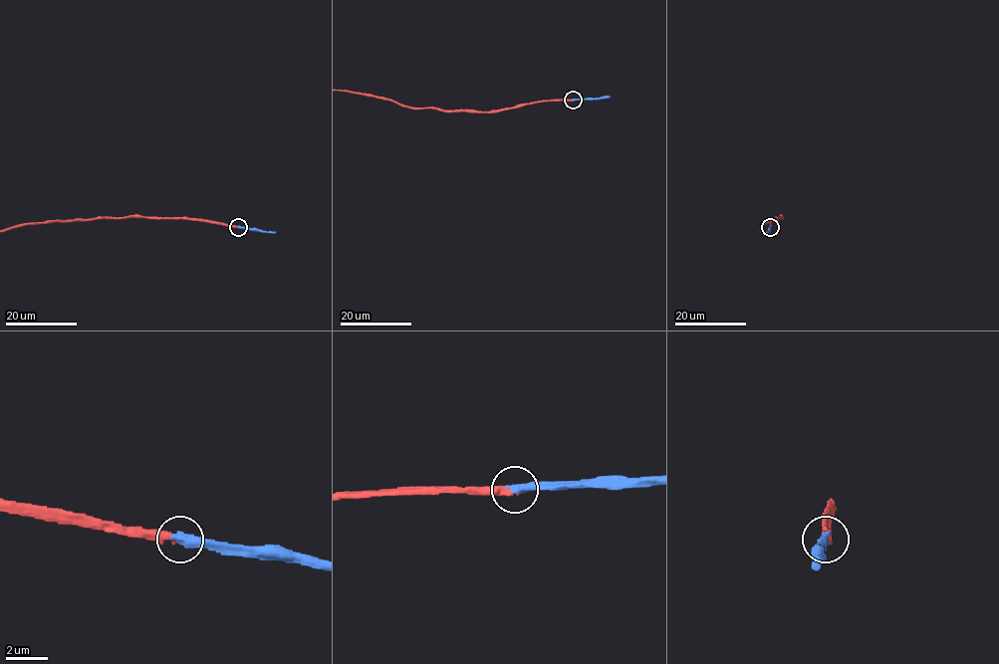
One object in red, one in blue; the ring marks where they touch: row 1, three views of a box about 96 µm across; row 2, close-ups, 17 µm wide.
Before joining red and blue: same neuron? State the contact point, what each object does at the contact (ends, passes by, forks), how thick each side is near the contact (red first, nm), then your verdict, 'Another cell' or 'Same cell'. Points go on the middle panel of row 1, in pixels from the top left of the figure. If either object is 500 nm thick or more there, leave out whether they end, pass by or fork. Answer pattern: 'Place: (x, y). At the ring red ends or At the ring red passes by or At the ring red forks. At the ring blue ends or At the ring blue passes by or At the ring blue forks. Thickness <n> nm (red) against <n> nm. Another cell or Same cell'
Place: (573, 100). Thickness 360 nm (red) against 500 nm. Same cell

